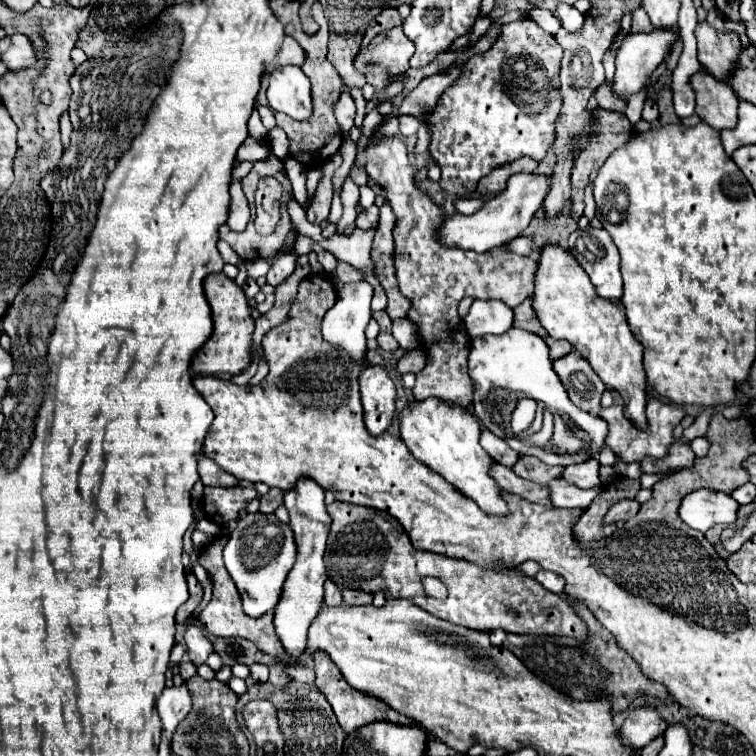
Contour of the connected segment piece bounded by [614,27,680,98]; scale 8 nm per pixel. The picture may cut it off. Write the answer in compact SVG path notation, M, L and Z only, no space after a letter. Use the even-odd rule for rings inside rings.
M679 27L656 28L652 32L636 32L636 34L626 34L622 38L622 46L618 48L616 54L616 76L614 76L614 90L622 96L628 98L630 94L636 94L648 80L648 76L664 62L666 54L670 52L672 45L680 38Z

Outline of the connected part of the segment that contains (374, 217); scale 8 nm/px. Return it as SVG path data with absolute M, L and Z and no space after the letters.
M372 204L364 214L360 214L356 218L356 228L370 230L370 228L376 228L376 226L378 226L378 206Z

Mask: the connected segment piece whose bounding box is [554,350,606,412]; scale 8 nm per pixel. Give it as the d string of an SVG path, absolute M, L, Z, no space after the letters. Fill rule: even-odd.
M578 350L554 360L554 370L574 404L586 408L588 412L600 408L600 398L606 386Z

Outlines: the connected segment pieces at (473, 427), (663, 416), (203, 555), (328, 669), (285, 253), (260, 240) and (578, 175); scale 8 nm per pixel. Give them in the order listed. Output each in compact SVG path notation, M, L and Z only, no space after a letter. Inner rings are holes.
M438 398L414 400L400 410L398 422L400 438L420 462L424 462L430 470L440 474L450 484L454 484L464 496L472 498L486 514L502 516L508 512L506 502L500 496L498 484L488 474L492 458L478 442L480 424L468 408L462 408L452 402L442 402Z
M612 392L614 396L614 404L610 408L602 408L600 416L608 422L608 438L606 438L606 446L610 446L618 456L622 456L624 462L640 462L642 458L650 456L650 458L664 458L668 452L668 444L672 444L672 430L676 424L682 422L682 418L686 416L684 410L680 410L680 406L672 406L672 404L664 404L658 398L648 398L646 404L646 418L648 418L648 426L644 430L636 428L626 416L624 416L624 404L622 404L622 396L618 392Z
M218 536L210 546L202 548L200 552L200 564L204 568L208 568L208 572L214 576L214 592L212 592L212 600L208 602L208 606L198 614L198 620L202 620L204 628L220 638L246 638L250 642L254 642L262 652L270 654L270 656L278 656L278 652L282 652L282 646L278 644L278 636L274 634L274 626L272 626L272 612L268 612L266 616L260 618L250 618L242 612L242 600L238 596L238 588L234 588L234 582L230 580L230 574L226 572L224 564L222 564L222 548L226 544L226 536Z
M316 652L314 654L314 666L316 666L316 686L318 690L326 696L326 700L330 702L336 718L338 718L338 724L342 726L342 730L346 734L358 730L362 724L368 724L368 722L374 722L374 720L390 720L390 722L398 722L398 724L416 724L414 720L398 714L396 710L392 710L386 702L382 702L380 698L376 696L370 696L370 694L364 694L364 692L358 692L354 690L344 678L342 678L342 672L338 670L338 666L332 664L330 656L324 654L324 652Z
M286 242L286 244L278 250L278 254L276 254L276 258L274 258L272 266L270 266L270 272L266 274L266 282L268 282L270 286L278 286L282 280L286 280L286 278L294 272L298 256L296 256L294 252L290 252L290 250L294 250L294 242L292 242L292 244Z
M248 222L248 232L230 232L228 226L220 228L220 240L228 242L230 248L242 258L242 260L254 260L254 258L270 258L276 254L276 250L286 240L286 228L278 228L276 234L260 236L254 230L254 222Z
M594 108L592 116L600 122L600 128L596 132L596 138L584 148L584 152L578 154L574 168L572 168L572 206L570 206L570 216L578 220L584 212L584 188L588 184L588 176L592 170L598 170L606 156L614 152L614 148L626 144L626 140L632 134L632 124L622 112L614 110L604 110L604 108Z

